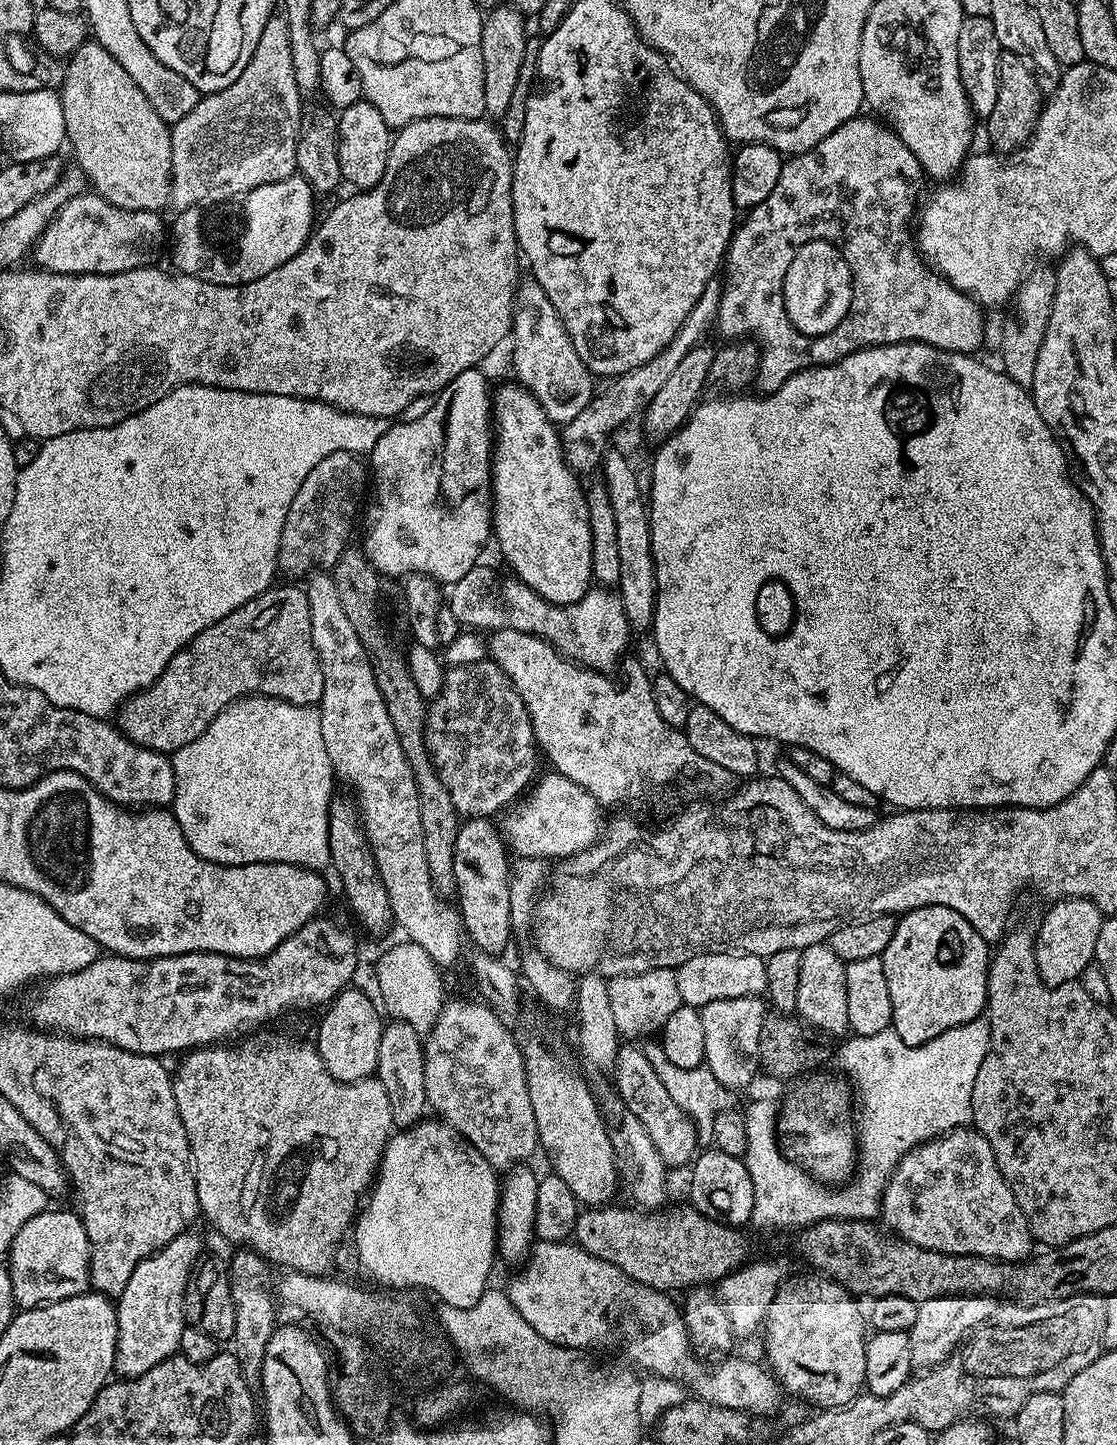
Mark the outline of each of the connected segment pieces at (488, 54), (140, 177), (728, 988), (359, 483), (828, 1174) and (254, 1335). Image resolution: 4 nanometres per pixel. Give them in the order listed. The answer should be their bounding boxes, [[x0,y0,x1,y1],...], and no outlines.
[[482,6,530,118],[58,42,172,213],[675,950,767,1009],[276,452,366,577],[776,1078,858,1186],[230,1250,278,1386]]

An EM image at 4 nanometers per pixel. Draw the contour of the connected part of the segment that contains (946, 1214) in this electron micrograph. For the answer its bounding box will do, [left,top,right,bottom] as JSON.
[879,1126,1034,1262]

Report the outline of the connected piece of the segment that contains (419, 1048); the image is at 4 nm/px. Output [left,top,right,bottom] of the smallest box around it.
[375,1019,428,1129]

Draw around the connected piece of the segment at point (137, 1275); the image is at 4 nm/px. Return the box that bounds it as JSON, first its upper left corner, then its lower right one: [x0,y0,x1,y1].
[115,1230,204,1378]

